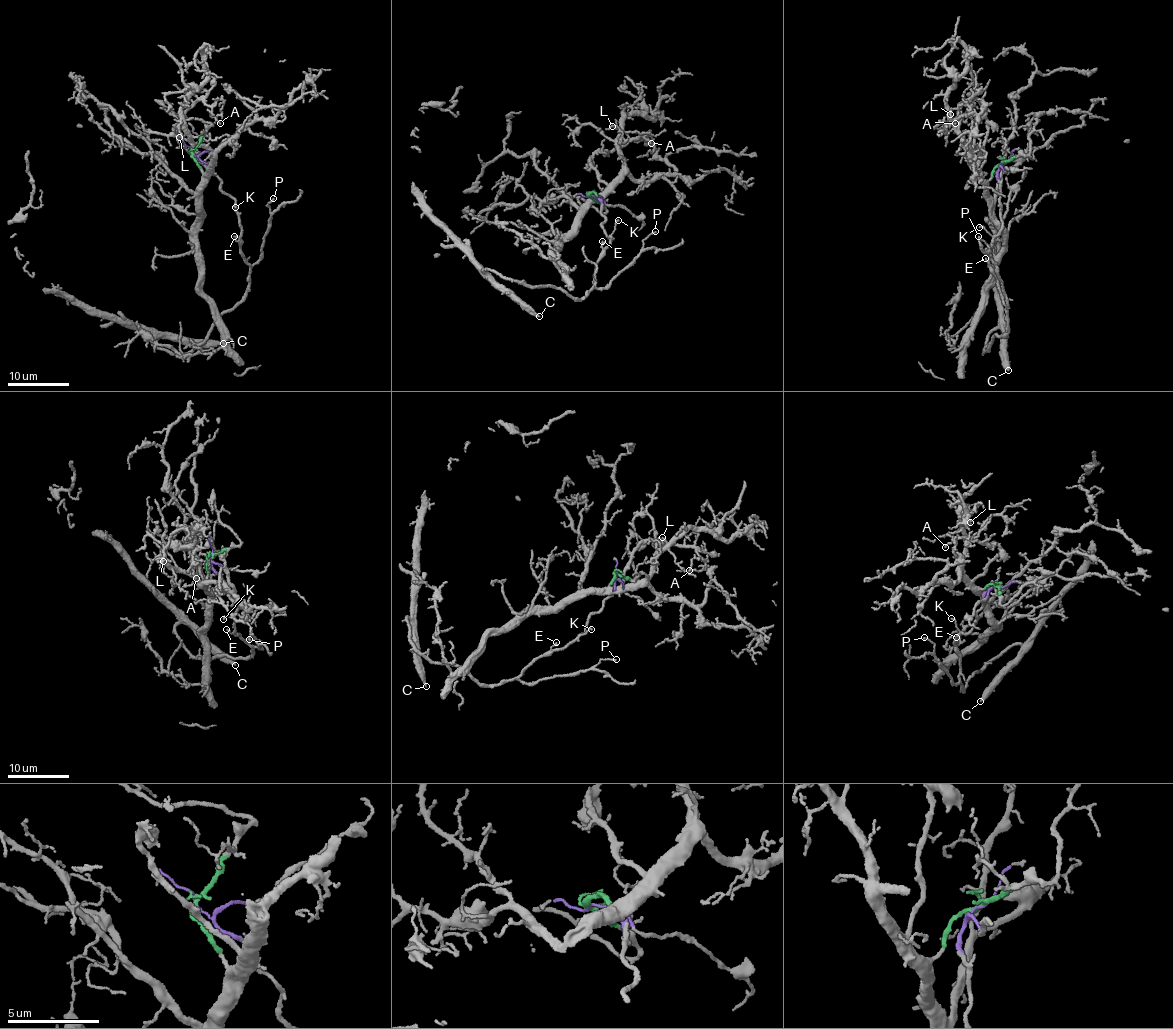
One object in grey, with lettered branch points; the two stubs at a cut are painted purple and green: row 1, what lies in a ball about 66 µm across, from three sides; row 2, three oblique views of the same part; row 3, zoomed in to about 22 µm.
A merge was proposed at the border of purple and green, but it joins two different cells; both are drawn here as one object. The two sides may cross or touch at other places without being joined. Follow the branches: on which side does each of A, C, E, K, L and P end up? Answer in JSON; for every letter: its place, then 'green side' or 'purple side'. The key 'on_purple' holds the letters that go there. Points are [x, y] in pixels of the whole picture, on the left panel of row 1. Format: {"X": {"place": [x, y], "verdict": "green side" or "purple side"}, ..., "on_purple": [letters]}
{"A": {"place": [220, 123], "verdict": "green side"}, "C": {"place": [223, 343], "verdict": "purple side"}, "E": {"place": [234, 236], "verdict": "purple side"}, "K": {"place": [235, 207], "verdict": "purple side"}, "L": {"place": [179, 137], "verdict": "green side"}, "P": {"place": [273, 198], "verdict": "purple side"}, "on_purple": ["C", "E", "K", "P"]}

